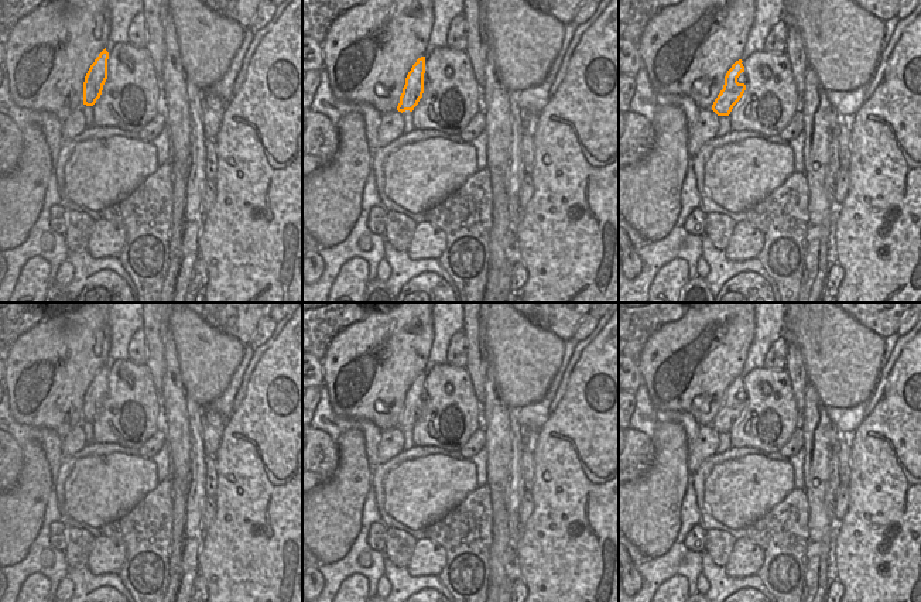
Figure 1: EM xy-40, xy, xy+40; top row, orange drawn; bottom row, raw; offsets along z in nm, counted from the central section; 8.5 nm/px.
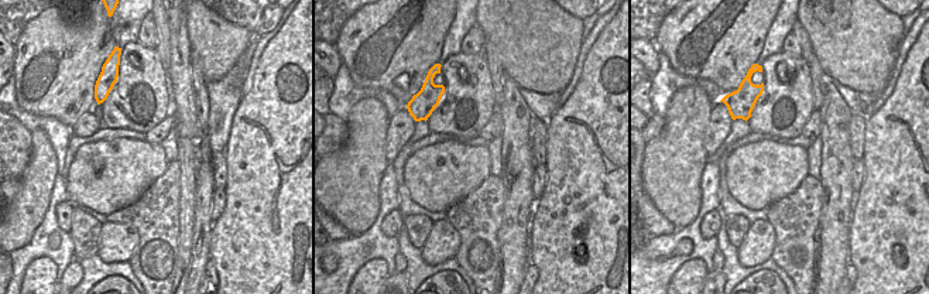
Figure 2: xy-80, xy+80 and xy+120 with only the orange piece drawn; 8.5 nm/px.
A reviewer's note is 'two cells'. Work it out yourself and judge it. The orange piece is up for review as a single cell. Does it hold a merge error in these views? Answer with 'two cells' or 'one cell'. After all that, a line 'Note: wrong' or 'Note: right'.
two cells
Note: right

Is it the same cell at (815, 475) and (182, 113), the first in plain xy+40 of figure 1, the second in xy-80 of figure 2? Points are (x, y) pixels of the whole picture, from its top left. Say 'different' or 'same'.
same

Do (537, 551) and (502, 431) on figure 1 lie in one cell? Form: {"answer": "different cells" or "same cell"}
{"answer": "different cells"}

